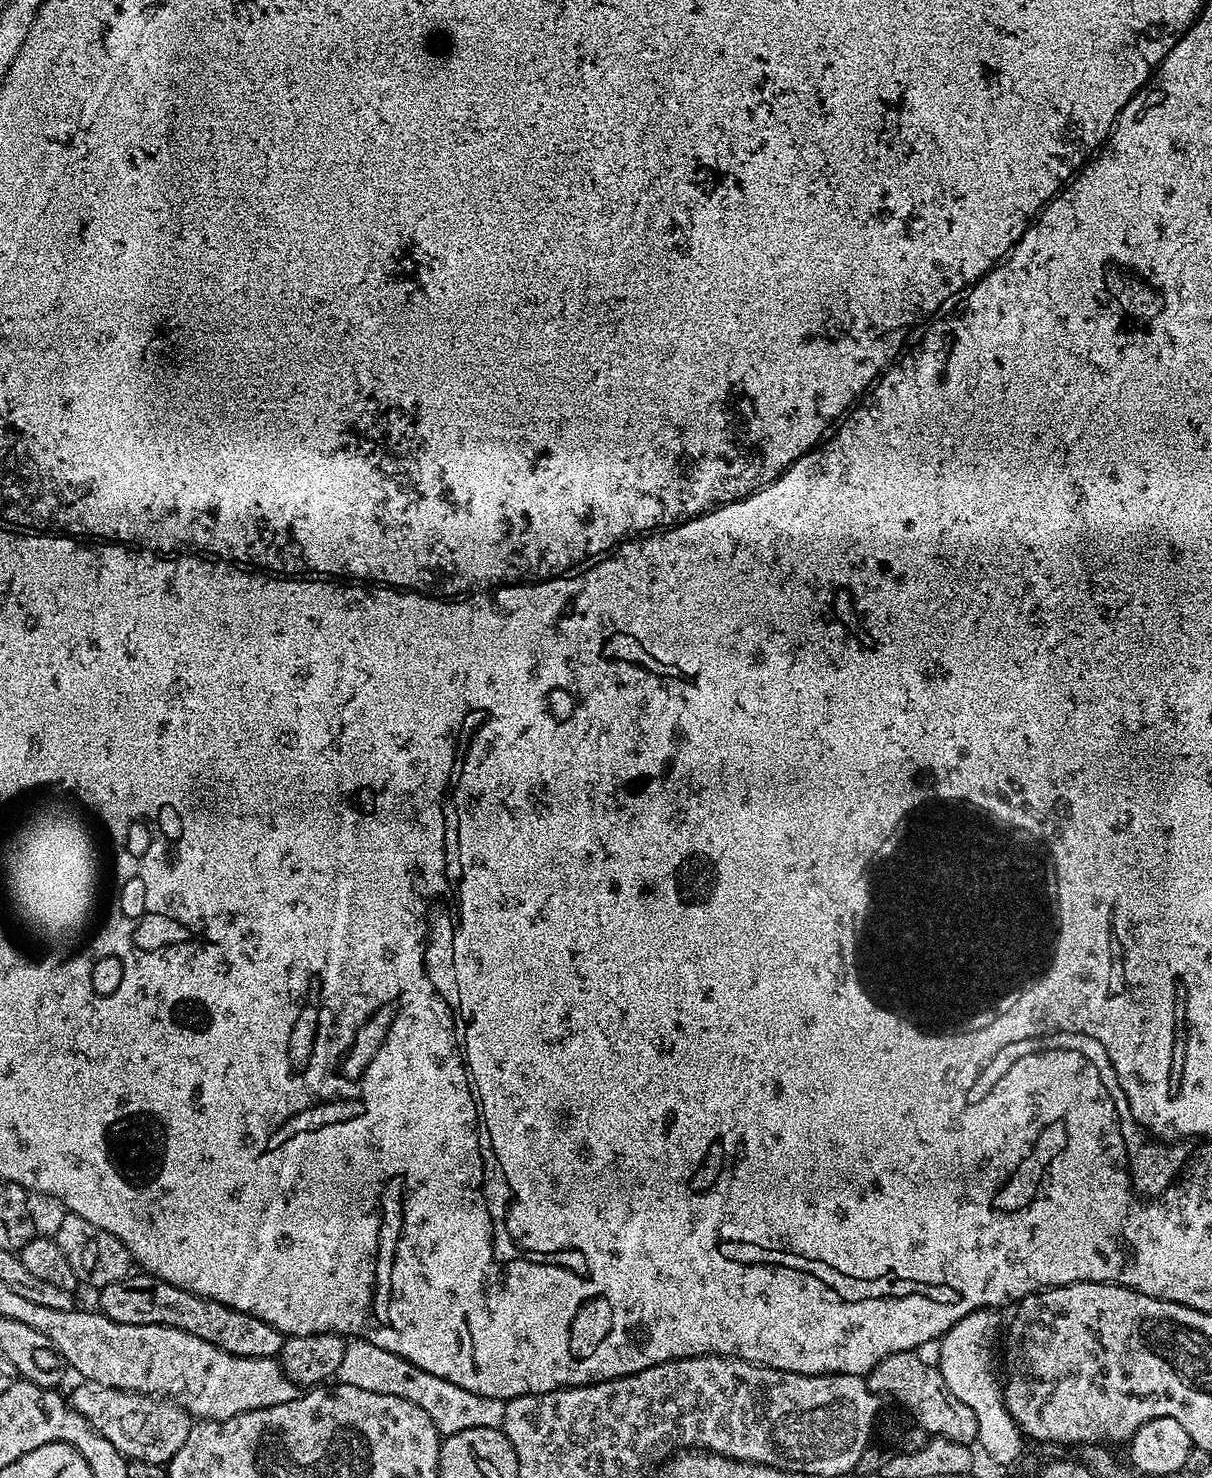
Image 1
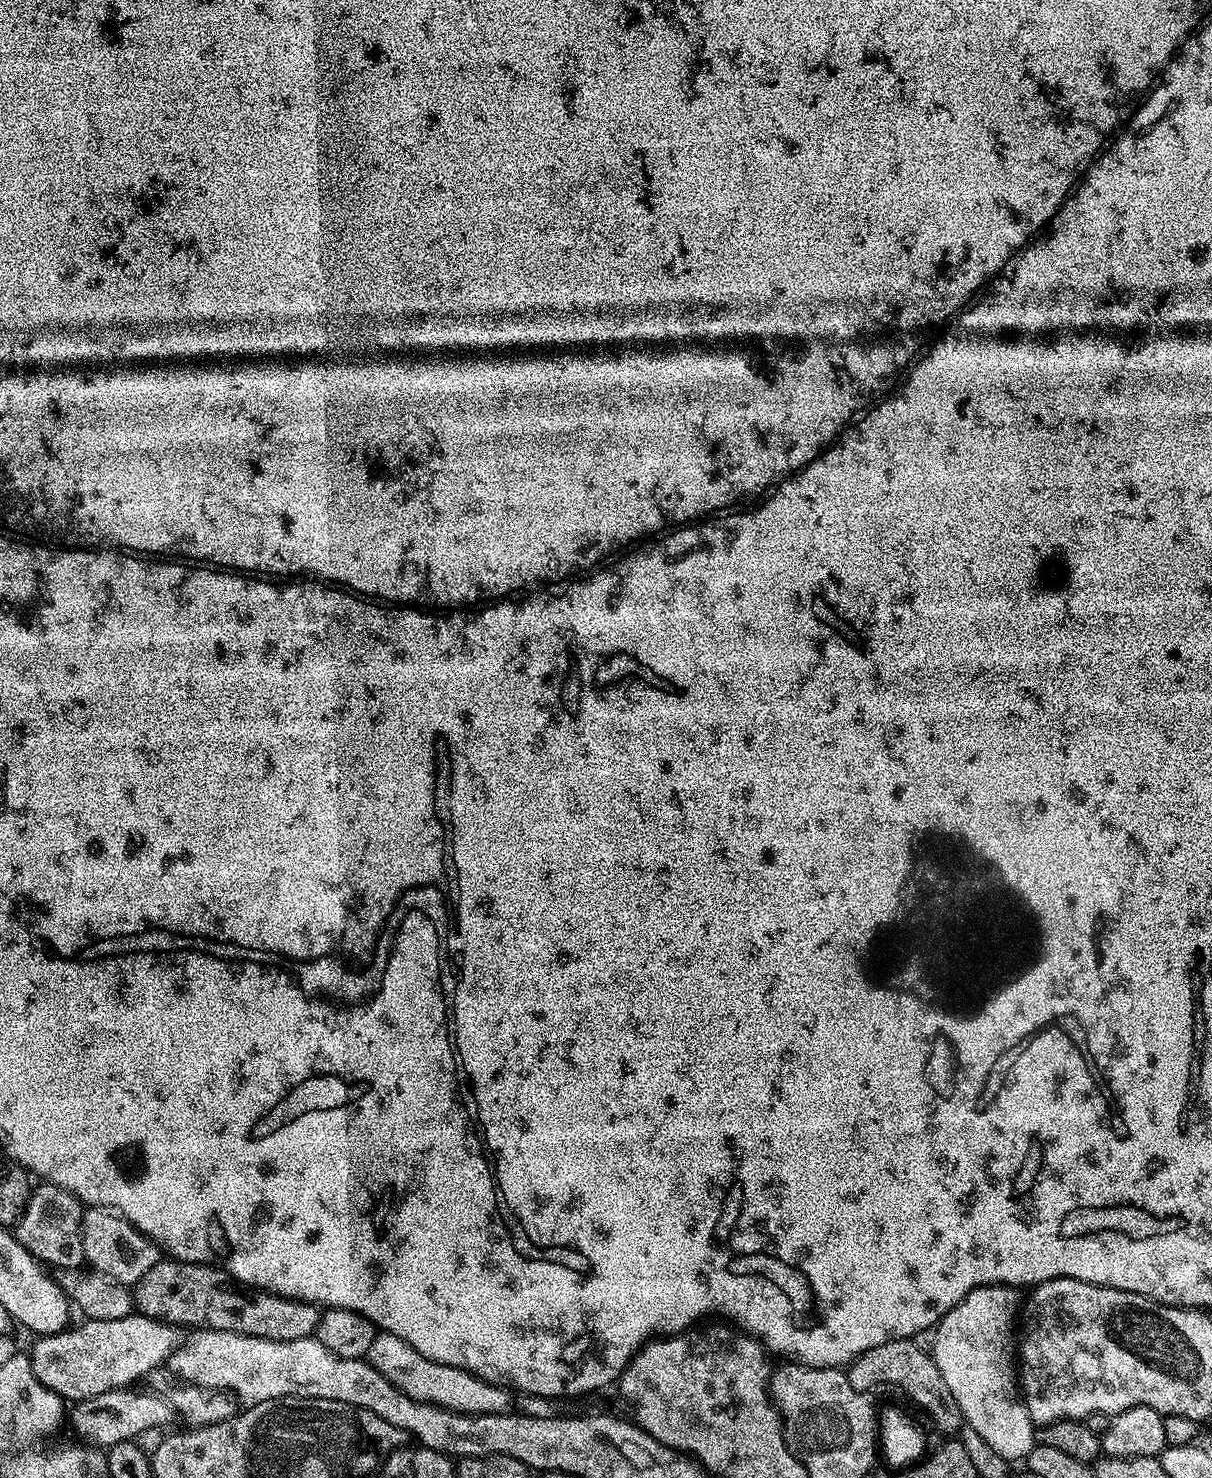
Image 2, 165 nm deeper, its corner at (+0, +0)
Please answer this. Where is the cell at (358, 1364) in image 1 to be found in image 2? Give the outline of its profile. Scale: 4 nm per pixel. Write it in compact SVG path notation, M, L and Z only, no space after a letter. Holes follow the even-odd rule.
M377 1331L366 1359L372 1364L374 1370L378 1370L378 1374L385 1376L399 1392L418 1402L426 1402L439 1408L475 1416L513 1411L513 1393L504 1385L491 1384L472 1372L446 1366L442 1362L430 1362L430 1358L422 1358L422 1354L414 1350L414 1346L402 1342L402 1338L389 1332Z

